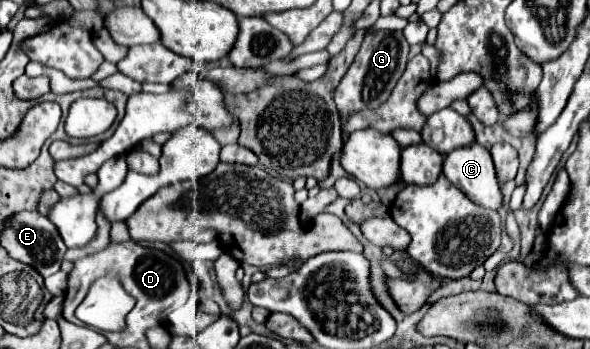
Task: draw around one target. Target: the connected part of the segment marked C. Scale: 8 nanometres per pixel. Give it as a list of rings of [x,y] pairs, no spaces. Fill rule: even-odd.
[[[477,141],[447,153],[443,159],[443,175],[475,205],[495,211],[501,207],[501,189],[491,153]]]

